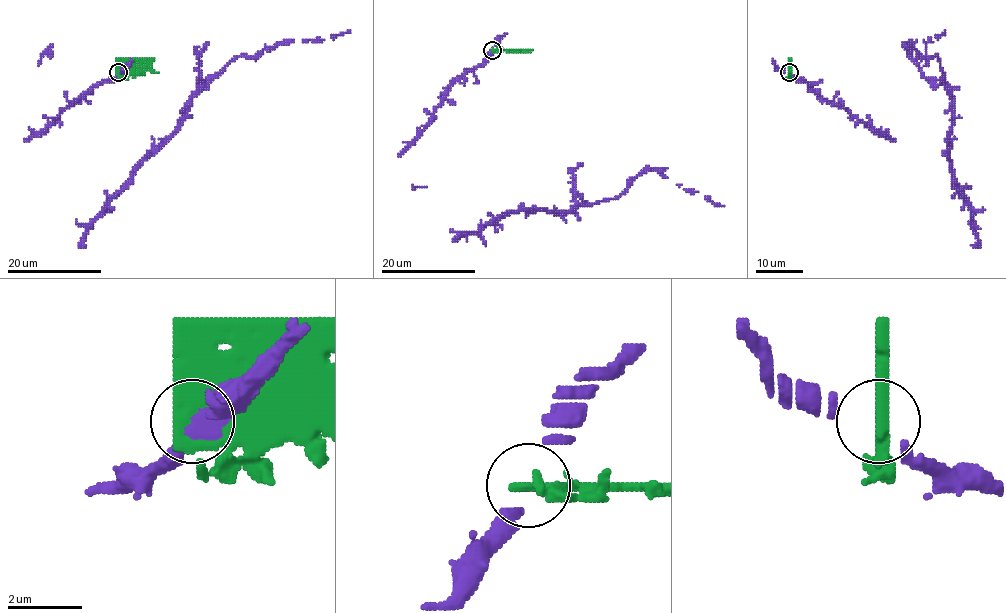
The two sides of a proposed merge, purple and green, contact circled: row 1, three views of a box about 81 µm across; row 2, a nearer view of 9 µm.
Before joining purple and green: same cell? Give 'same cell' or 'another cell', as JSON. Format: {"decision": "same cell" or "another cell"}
{"decision": "another cell"}

